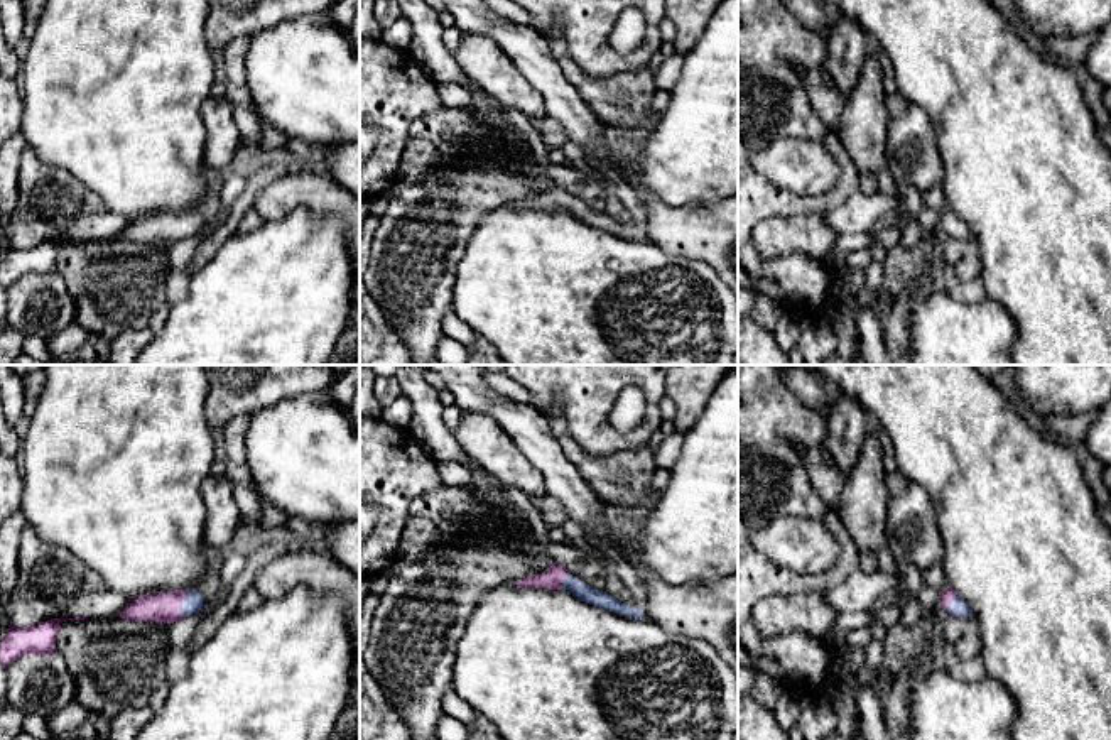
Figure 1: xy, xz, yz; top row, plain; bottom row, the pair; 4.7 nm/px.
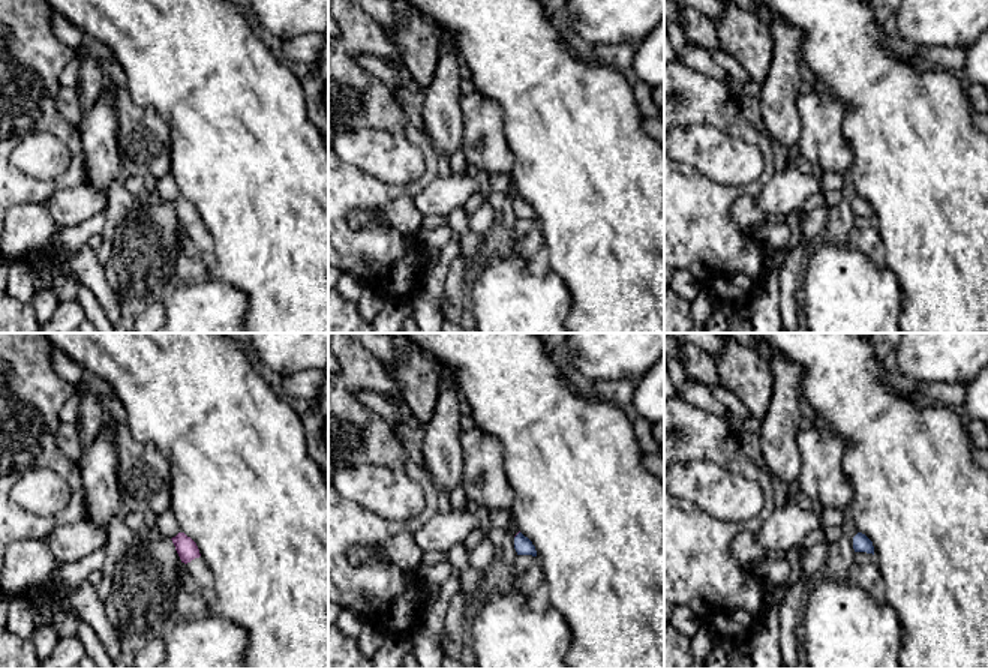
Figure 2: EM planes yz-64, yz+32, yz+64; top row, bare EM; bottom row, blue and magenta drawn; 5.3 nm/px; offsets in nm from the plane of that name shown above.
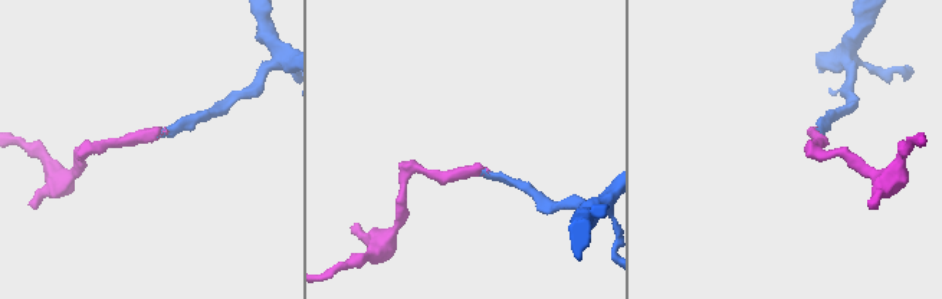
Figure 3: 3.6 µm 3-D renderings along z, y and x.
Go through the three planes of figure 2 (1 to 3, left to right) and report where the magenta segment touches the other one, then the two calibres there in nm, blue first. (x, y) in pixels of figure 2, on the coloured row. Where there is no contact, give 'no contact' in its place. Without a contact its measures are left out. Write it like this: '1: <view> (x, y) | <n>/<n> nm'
1: no contact
2: yz+32 (517, 534) | 100/20 nm
3: no contact

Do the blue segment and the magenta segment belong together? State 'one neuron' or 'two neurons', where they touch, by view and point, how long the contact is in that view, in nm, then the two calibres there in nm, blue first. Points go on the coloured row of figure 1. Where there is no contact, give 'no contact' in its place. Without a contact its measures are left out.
one neuron; meets blue in xy at (183, 602); contact 140 nm long; 90 nm thick on the blue side, 140 nm on the other

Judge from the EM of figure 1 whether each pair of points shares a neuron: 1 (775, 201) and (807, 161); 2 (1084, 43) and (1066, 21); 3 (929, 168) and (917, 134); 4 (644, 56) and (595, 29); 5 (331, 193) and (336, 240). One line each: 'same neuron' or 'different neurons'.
1: different neurons
2: different neurons
3: same neuron
4: same neuron
5: different neurons

